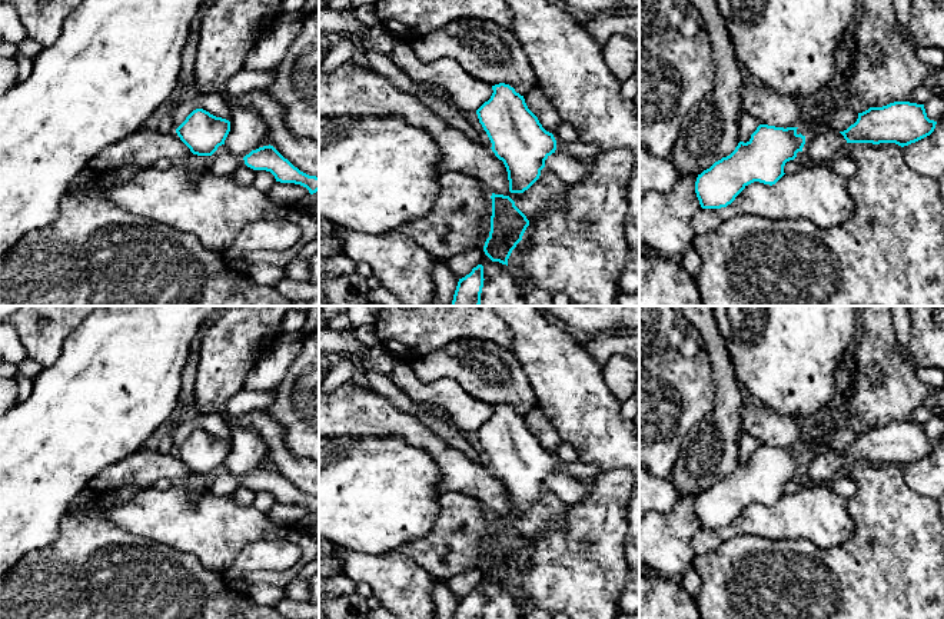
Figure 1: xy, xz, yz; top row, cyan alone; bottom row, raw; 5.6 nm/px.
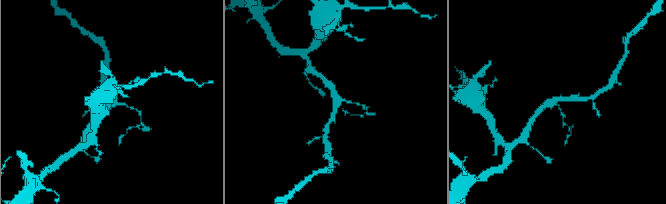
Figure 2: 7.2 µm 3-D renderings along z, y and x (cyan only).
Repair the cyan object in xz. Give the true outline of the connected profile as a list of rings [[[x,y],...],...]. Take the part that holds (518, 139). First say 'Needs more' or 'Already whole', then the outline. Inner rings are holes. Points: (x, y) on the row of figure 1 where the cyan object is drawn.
Already whole. [[[505,83],[492,86],[492,96],[478,110],[478,119],[486,132],[495,156],[503,162],[511,193],[523,193],[541,176],[545,160],[555,153],[556,140],[552,133],[546,132],[538,117],[528,109],[523,96]]]

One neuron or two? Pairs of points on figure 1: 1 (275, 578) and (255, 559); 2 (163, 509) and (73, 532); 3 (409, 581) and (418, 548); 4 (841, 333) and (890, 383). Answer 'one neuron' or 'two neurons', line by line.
1: two neurons
2: two neurons
3: two neurons
4: two neurons

